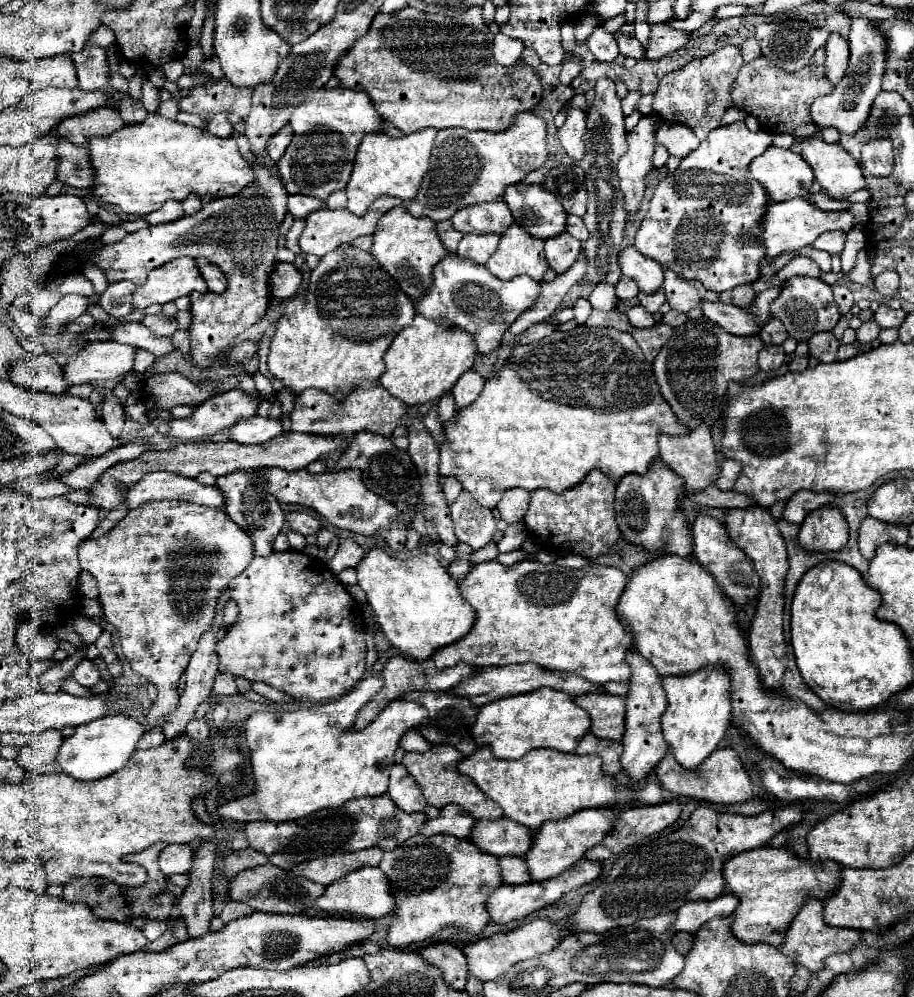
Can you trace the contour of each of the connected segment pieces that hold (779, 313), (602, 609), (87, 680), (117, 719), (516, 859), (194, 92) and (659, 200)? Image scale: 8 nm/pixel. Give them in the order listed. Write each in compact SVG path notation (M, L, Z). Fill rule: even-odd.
M795 276L789 278L781 290L781 294L771 302L771 316L783 322L789 336L797 342L807 342L817 332L829 332L839 322L839 312L833 302L831 286L819 278L809 276Z
M497 560L481 562L473 566L473 570L465 576L461 584L463 598L473 606L477 612L477 622L473 630L461 638L459 642L451 644L449 648L437 650L431 660L437 668L455 666L457 662L477 664L477 666L505 666L505 664L519 664L519 662L535 662L541 668L555 670L555 672L573 672L581 674L581 678L593 684L605 682L625 682L631 678L629 664L625 654L633 650L633 634L625 630L619 622L615 606L619 596L627 584L627 576L615 568L591 562L585 568L571 570L561 568L557 564L539 564L539 562L517 562L513 566L503 566Z
M81 660L81 662L77 664L77 668L73 670L73 678L75 678L81 686L85 686L85 688L93 688L93 686L97 686L97 682L101 680L97 666L95 666L93 662L89 662L89 660Z
M121 714L97 718L89 724L77 726L73 736L63 738L63 744L57 754L57 762L59 762L61 770L75 780L91 782L91 780L105 778L105 776L113 774L115 770L121 770L121 766L125 766L125 762L133 754L143 732L145 730L137 720L121 716Z
M503 856L499 858L501 864L501 874L505 884L527 884L531 882L527 864L523 856Z
M213 78L205 86L191 88L189 96L179 102L181 112L197 114L201 118L219 114L219 112L235 112L239 116L249 114L253 88L237 88L231 86L229 80L215 82Z
M743 122L719 126L699 144L699 148L687 154L675 172L665 174L649 200L649 210L635 236L635 248L651 260L661 262L683 280L699 280L707 290L725 292L741 284L753 284L761 280L759 262L767 256L765 248L755 242L743 242L743 234L761 234L761 218L771 202L767 192L749 176L749 164L773 144L773 136L765 132L751 132Z

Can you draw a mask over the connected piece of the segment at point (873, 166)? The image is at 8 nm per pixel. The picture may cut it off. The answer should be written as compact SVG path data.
M885 136L871 138L861 150L861 162L871 176L889 176L893 168L893 146Z

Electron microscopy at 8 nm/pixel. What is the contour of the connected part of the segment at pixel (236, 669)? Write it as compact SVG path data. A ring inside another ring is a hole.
M287 550L281 554L273 552L267 558L255 558L249 568L229 584L231 600L237 602L239 616L227 628L225 638L217 642L219 672L227 672L249 682L265 682L287 692L295 700L323 702L347 694L365 678L365 624L359 622L357 602L333 572L313 566L297 572L295 556L307 554Z

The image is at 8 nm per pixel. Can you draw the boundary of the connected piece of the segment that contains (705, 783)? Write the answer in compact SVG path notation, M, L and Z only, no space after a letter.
M719 748L715 750L709 760L705 760L705 766L701 766L701 770L689 774L689 770L681 770L681 766L677 766L677 760L673 758L673 754L669 752L659 766L655 768L657 778L663 782L663 786L677 794L677 796L689 796L701 802L713 802L713 804L739 804L739 802L747 802L753 796L751 790L751 778L739 758L739 754L733 748Z

